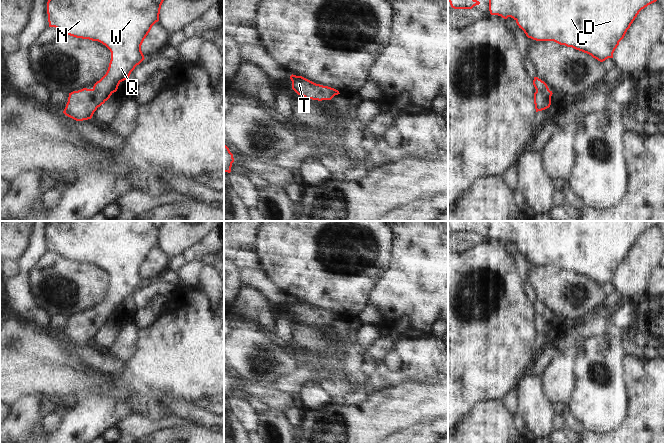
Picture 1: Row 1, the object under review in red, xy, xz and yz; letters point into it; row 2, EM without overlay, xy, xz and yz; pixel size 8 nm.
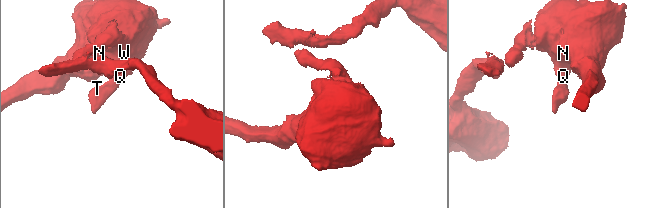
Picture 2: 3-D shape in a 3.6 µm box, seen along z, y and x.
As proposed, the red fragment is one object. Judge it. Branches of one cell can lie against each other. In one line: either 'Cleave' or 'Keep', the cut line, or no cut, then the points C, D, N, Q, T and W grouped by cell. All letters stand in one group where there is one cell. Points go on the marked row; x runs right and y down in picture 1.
Keep. No split. Groups: C D N Q T W.

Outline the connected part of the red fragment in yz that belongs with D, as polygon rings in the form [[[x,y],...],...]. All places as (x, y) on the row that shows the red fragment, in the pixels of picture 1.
[[[489,0],[489,11],[491,15],[498,15],[504,19],[507,19],[508,17],[513,18],[528,38],[536,41],[554,41],[560,45],[572,47],[587,53],[598,61],[603,62],[608,58],[613,58],[615,49],[619,45],[619,42],[624,38],[627,30],[630,28],[639,12],[656,1],[657,0]]]

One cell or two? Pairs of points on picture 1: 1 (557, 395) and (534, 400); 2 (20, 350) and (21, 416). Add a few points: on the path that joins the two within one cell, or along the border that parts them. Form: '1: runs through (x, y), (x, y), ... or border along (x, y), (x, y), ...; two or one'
1: border along (540, 377), (542, 392), (551, 404); two
2: border along (39, 397), (23, 397), (12, 406); two

